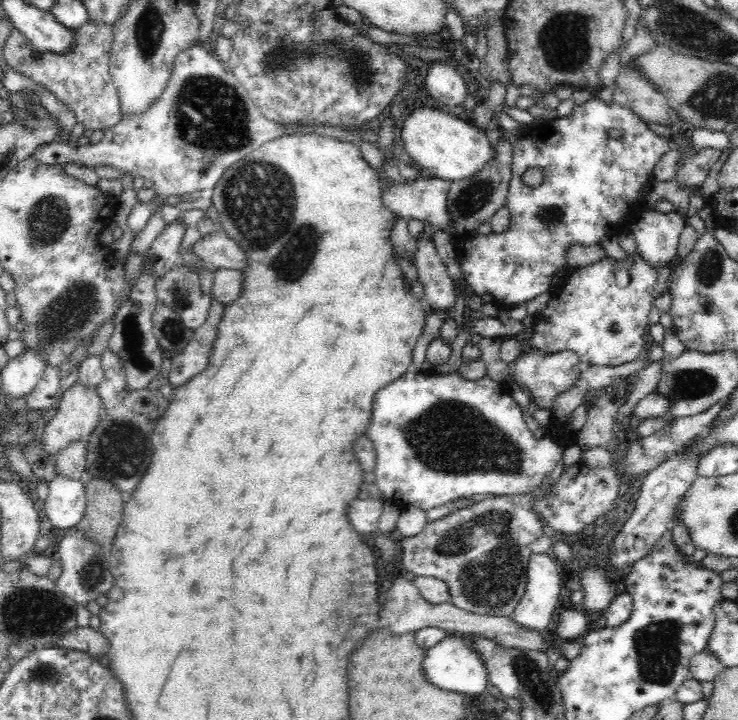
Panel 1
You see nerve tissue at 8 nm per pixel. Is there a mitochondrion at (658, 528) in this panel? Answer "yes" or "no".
no

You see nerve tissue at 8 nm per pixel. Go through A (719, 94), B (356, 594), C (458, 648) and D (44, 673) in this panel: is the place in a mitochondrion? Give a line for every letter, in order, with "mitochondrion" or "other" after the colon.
A: mitochondrion
B: mitochondrion
C: other
D: mitochondrion

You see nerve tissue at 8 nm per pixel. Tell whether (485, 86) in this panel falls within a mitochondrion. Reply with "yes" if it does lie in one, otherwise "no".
no

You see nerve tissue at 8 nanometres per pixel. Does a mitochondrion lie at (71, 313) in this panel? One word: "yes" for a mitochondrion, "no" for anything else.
yes

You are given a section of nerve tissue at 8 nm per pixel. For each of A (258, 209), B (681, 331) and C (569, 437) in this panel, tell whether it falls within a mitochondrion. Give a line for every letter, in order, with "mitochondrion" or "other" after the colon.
A: mitochondrion
B: other
C: other

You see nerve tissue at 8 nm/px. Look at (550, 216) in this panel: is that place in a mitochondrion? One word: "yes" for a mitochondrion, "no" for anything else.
yes

